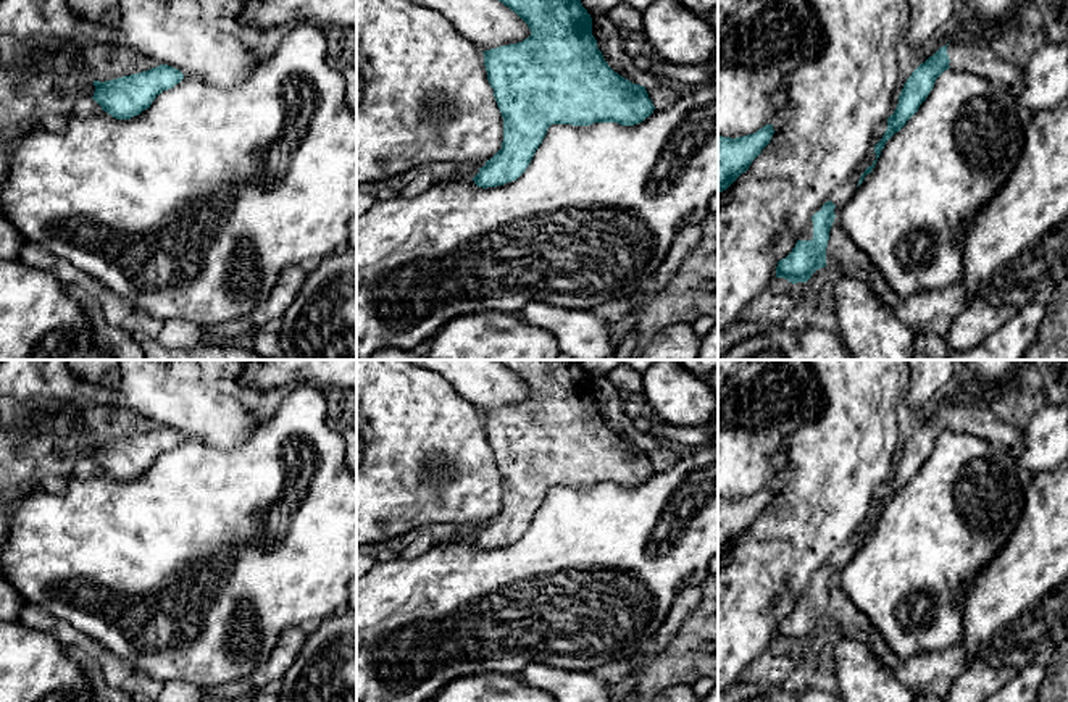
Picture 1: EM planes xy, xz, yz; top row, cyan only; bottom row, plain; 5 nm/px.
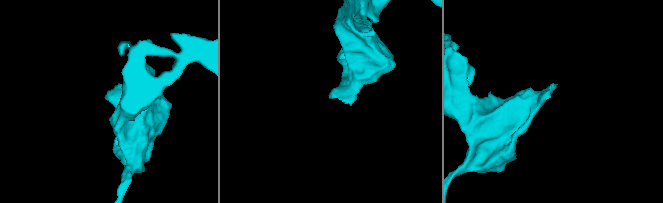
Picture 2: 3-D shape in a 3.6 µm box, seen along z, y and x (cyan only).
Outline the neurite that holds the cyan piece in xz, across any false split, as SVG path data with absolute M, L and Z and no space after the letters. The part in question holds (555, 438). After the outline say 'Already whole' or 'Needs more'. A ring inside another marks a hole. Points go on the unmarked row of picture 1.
M579 360L497 361L528 386L531 397L523 403L482 413L487 442L503 479L503 504L473 539L478 549L487 550L516 542L529 528L552 486L634 487L653 474L655 468L645 449L624 441L605 423L592 397L592 379Z. Already whole

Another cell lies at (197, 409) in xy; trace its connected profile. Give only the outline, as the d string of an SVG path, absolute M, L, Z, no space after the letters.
M0 360L0 397L31 403L61 400L73 405L119 405L142 413L160 426L173 428L184 437L197 437L215 447L244 444L261 421L236 392L226 392L208 381L179 379L163 360L119 360L116 387L77 379L65 360Z

